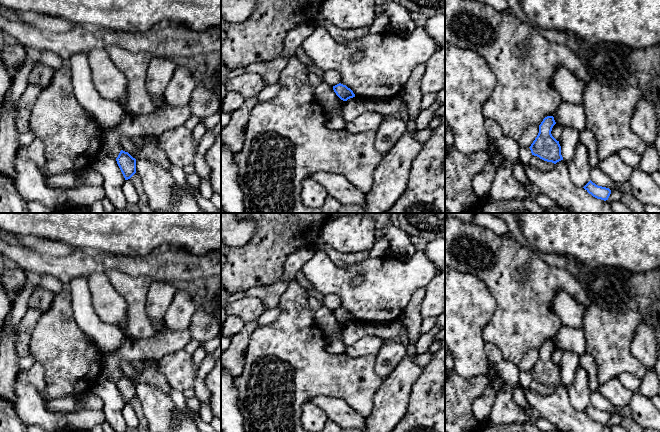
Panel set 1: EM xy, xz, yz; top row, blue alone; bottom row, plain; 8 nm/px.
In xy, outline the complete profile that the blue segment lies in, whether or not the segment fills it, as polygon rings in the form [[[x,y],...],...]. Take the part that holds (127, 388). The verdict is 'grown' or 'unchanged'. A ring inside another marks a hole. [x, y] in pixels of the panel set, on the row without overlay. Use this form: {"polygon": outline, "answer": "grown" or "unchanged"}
{"polygon": [[[121,374],[116,385],[125,404],[130,403],[136,397],[136,383],[128,376]]], "answer": "unchanged"}

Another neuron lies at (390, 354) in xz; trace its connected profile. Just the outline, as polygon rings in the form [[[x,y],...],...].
[[[399,342],[384,343],[376,355],[375,373],[387,377],[406,356],[406,346]]]

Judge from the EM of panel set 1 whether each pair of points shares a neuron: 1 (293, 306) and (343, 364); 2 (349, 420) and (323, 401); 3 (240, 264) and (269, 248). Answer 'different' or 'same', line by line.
1: same
2: same
3: same

